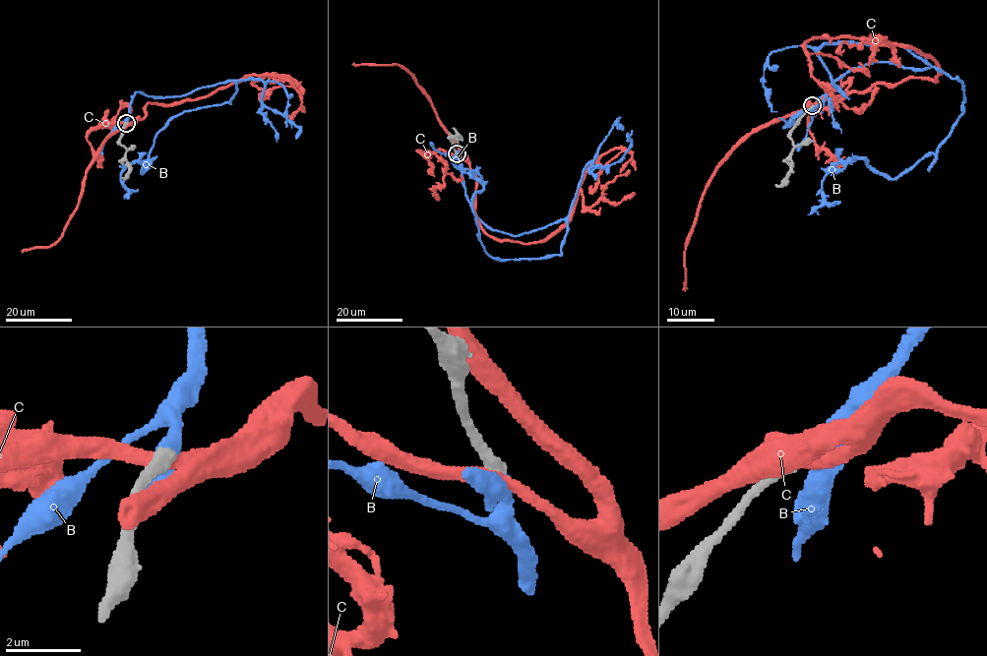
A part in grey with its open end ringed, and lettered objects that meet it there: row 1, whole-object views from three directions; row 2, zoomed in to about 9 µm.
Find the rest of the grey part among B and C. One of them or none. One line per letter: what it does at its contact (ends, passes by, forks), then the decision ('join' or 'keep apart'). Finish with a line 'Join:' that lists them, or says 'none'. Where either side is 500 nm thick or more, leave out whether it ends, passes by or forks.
B: it forks | join
C: it passes by | keep apart
Join: B

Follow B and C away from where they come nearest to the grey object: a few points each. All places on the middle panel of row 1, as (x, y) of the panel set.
B: (457, 153), (478, 217), (514, 235), (564, 219), (559, 255), (485, 252), (483, 186), (458, 150)
C: (457, 153), (475, 177), (478, 223), (501, 240), (552, 235), (569, 218), (586, 170), (621, 149), (592, 186)

